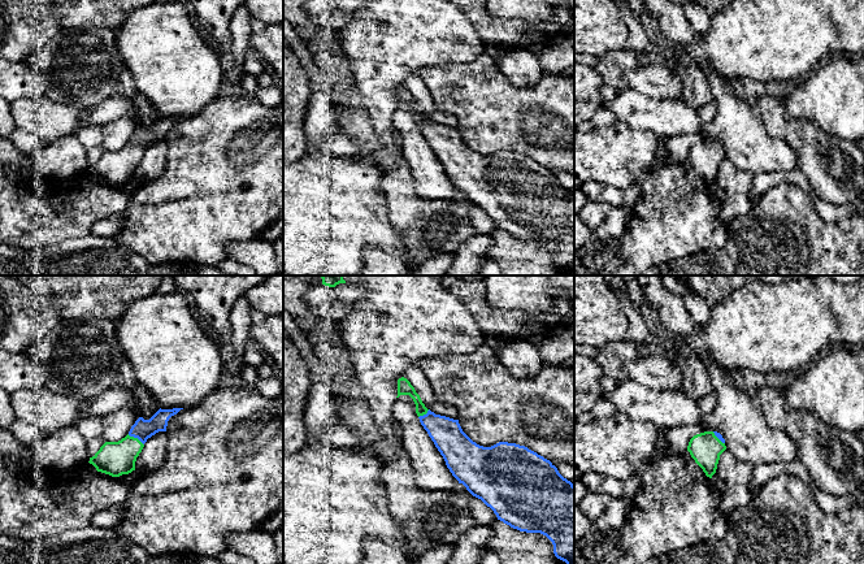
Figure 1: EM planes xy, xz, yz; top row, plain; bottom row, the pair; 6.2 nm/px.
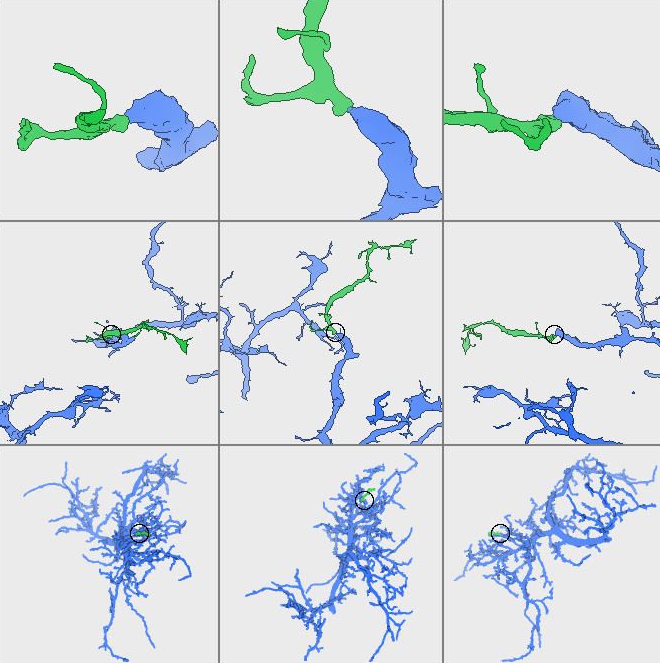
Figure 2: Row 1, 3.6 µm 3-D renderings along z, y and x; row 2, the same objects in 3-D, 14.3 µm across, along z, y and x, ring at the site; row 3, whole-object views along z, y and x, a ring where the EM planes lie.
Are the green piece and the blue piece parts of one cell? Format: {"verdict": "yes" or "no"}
{"verdict": "yes"}

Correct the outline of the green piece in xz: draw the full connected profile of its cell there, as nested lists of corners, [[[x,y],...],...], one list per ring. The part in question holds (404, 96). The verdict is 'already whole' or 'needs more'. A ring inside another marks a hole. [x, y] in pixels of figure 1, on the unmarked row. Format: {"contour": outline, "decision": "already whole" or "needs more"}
{"contour": [[[404,86],[398,88],[396,107],[400,104],[413,108],[421,134],[459,192],[511,237],[546,244],[553,253],[555,265],[565,270],[566,276],[574,276],[574,194],[564,187],[550,169],[516,152],[499,151],[491,156],[477,153],[463,140],[459,129],[427,118]]], "decision": "needs more"}

